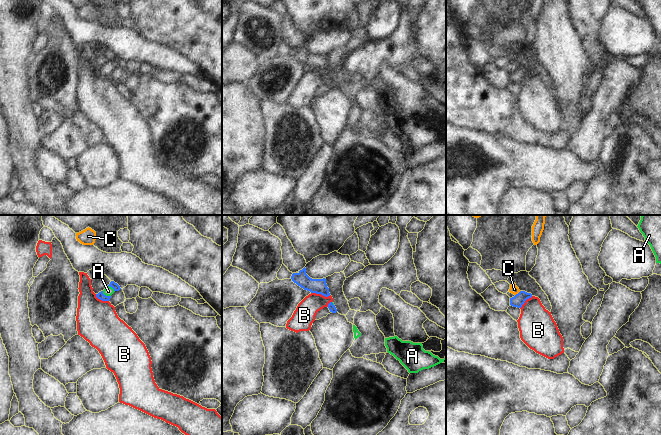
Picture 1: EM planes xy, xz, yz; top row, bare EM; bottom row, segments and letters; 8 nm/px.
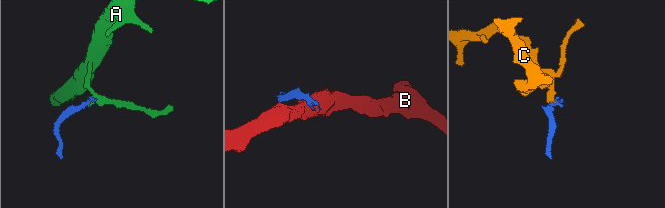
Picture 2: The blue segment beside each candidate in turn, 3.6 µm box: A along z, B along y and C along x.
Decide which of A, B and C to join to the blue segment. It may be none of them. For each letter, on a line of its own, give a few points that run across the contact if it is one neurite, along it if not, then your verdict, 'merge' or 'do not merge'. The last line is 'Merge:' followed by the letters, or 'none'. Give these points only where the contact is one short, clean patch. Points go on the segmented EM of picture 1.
A: xy (100, 295), (105, 295), (108, 291) | merge
B: xz (311, 292), (325, 296), (330, 295) | do not merge
C: yz (520, 291), (515, 295) | do not merge
Merge: A

